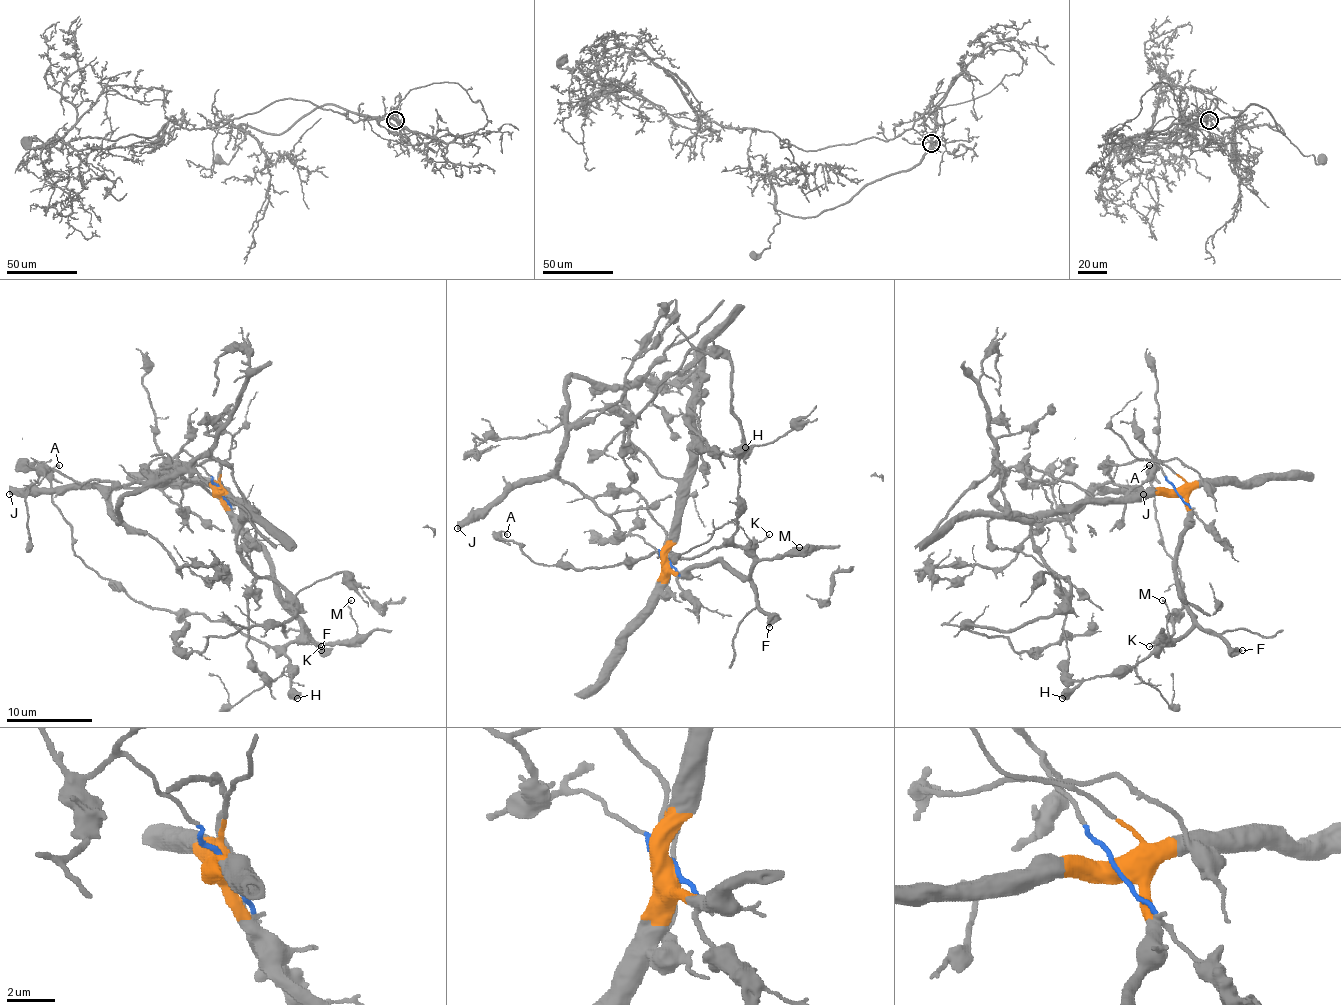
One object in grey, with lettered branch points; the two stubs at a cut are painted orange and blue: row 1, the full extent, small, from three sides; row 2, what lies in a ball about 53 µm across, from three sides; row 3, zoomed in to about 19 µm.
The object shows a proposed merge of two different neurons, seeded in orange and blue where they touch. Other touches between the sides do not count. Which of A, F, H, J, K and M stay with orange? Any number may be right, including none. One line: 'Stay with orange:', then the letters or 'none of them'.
Stay with orange: A, F, H, K, M

